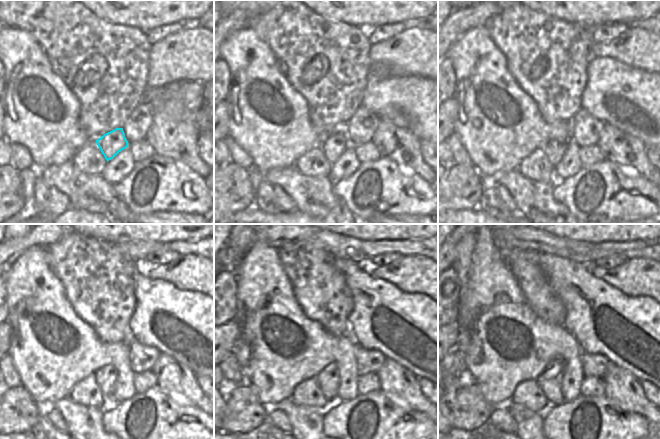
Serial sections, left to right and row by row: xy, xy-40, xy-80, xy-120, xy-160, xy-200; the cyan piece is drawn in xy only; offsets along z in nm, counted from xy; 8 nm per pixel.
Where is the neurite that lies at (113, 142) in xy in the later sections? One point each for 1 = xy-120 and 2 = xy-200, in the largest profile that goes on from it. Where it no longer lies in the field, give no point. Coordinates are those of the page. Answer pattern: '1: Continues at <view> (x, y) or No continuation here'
1: Continues at xy-120 (106, 377)
2: Continues at xy-200 (550, 381)

